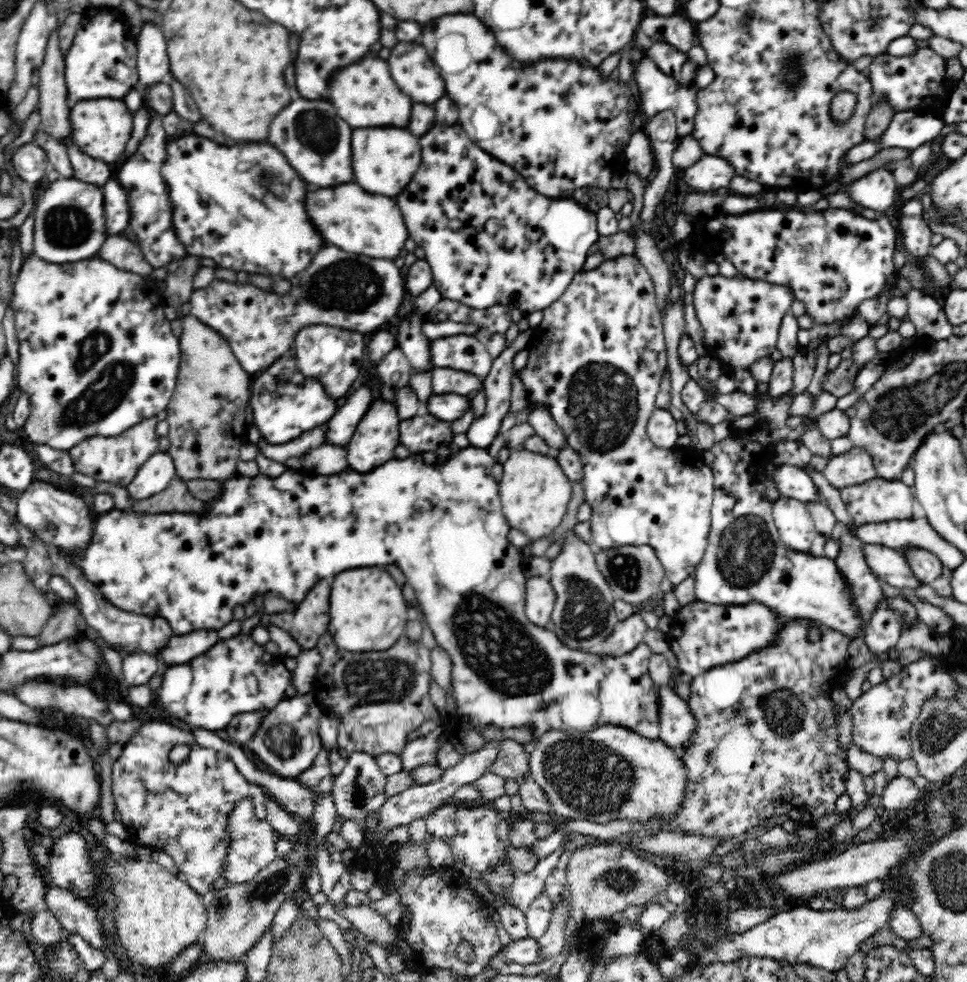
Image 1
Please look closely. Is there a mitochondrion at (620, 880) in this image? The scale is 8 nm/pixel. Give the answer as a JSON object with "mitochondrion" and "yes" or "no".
{"mitochondrion":"yes"}

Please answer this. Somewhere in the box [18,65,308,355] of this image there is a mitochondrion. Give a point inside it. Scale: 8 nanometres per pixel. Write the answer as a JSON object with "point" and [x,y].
{"point":[69,225]}

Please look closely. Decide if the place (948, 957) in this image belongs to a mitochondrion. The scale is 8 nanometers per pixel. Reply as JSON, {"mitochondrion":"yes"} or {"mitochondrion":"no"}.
{"mitochondrion":"no"}

